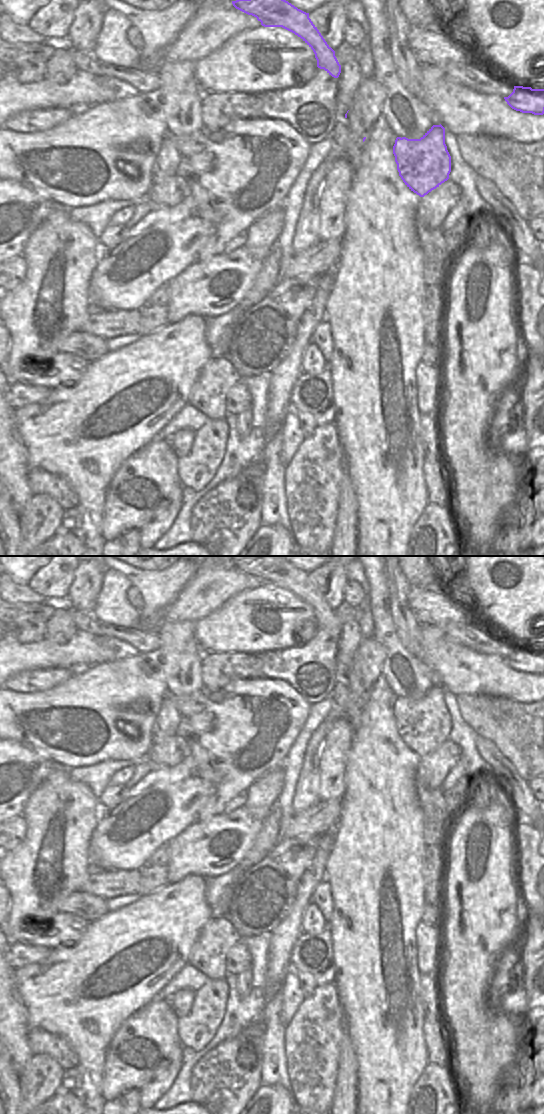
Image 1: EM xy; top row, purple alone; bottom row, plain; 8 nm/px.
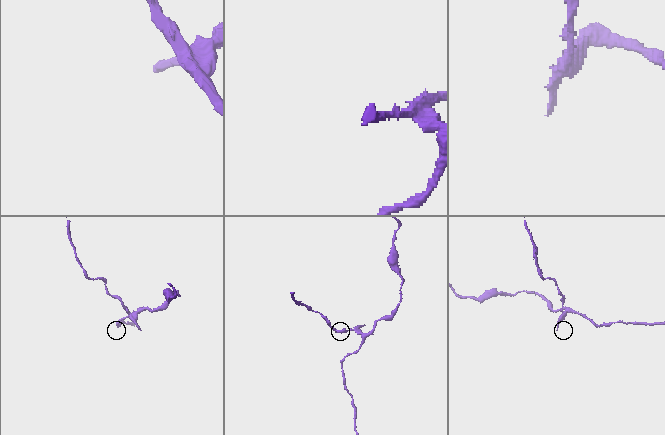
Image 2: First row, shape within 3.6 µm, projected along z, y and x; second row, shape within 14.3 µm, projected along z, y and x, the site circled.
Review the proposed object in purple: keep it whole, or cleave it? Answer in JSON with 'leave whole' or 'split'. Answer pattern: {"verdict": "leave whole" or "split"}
{"verdict": "split"}

